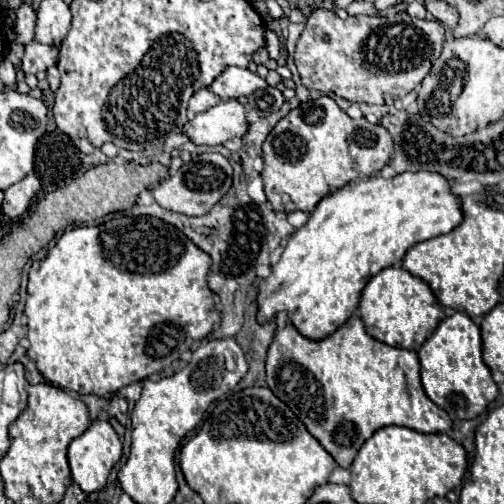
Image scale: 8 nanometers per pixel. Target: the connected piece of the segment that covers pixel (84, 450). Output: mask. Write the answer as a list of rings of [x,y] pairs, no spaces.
[[[93,420],[91,426],[77,436],[71,444],[69,444],[69,466],[71,466],[71,474],[73,474],[73,482],[79,484],[79,488],[87,494],[99,492],[105,488],[107,478],[111,468],[119,462],[121,458],[121,442],[117,438],[117,432],[113,430],[113,426],[109,422],[101,422],[101,420]]]

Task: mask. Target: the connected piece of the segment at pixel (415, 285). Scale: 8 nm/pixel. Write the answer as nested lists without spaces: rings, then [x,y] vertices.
[[[393,266],[381,270],[367,282],[361,294],[359,312],[367,332],[373,338],[389,346],[401,346],[409,350],[413,348],[417,350],[427,340],[427,334],[433,332],[437,324],[445,318],[443,306],[435,298],[429,284],[409,274],[405,268],[393,268]]]

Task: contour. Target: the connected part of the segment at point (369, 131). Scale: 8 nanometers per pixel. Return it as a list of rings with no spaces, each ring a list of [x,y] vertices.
[[[329,96],[303,102],[281,118],[263,142],[265,168],[261,178],[265,196],[275,212],[313,212],[325,194],[355,178],[367,178],[379,172],[389,164],[393,151],[393,138],[381,124],[371,124],[365,118],[349,118]]]

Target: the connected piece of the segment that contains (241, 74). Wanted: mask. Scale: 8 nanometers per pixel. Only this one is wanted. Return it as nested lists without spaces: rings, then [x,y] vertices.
[[[229,66],[213,80],[211,90],[221,100],[231,100],[231,98],[241,98],[241,96],[251,96],[255,90],[263,90],[265,86],[267,82],[259,78],[257,74],[249,72],[247,68]]]

